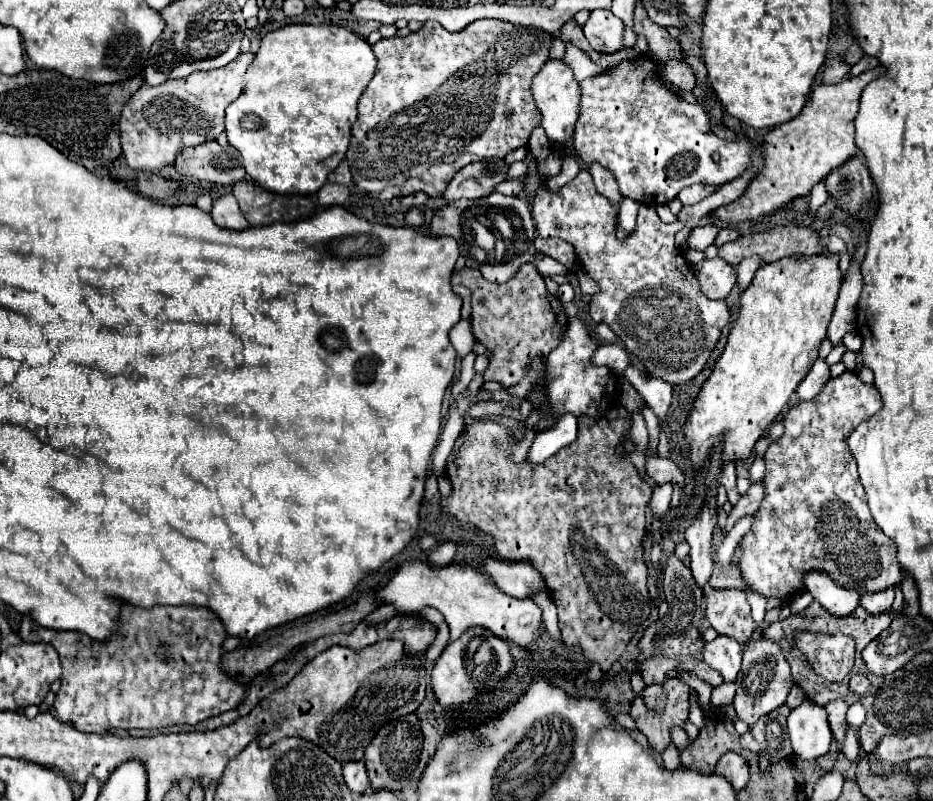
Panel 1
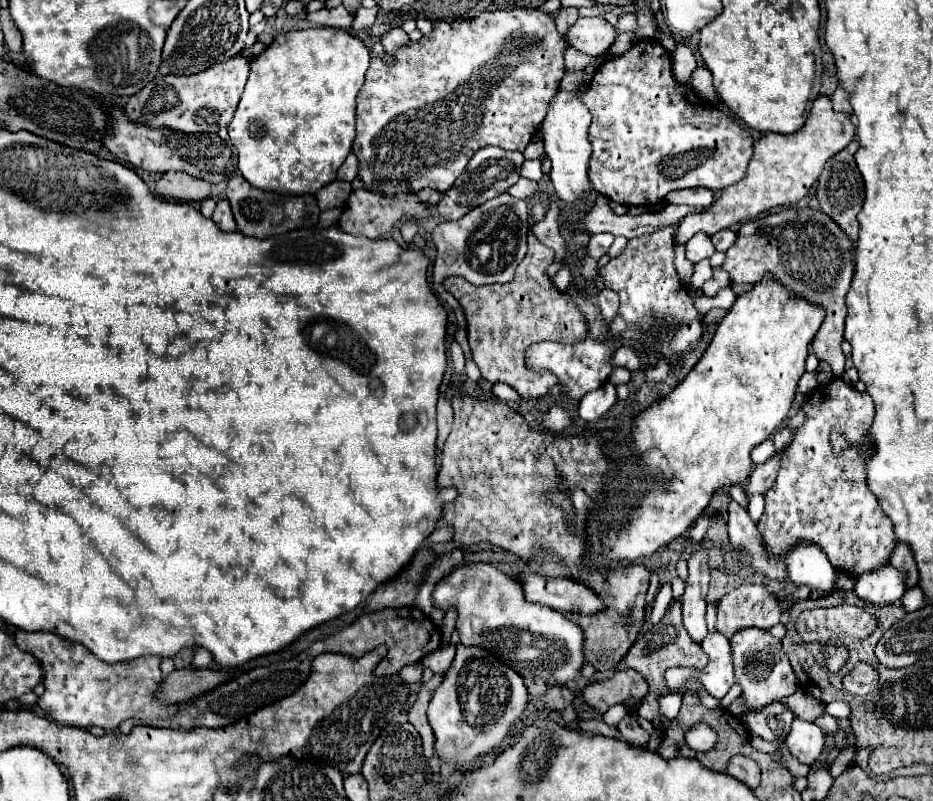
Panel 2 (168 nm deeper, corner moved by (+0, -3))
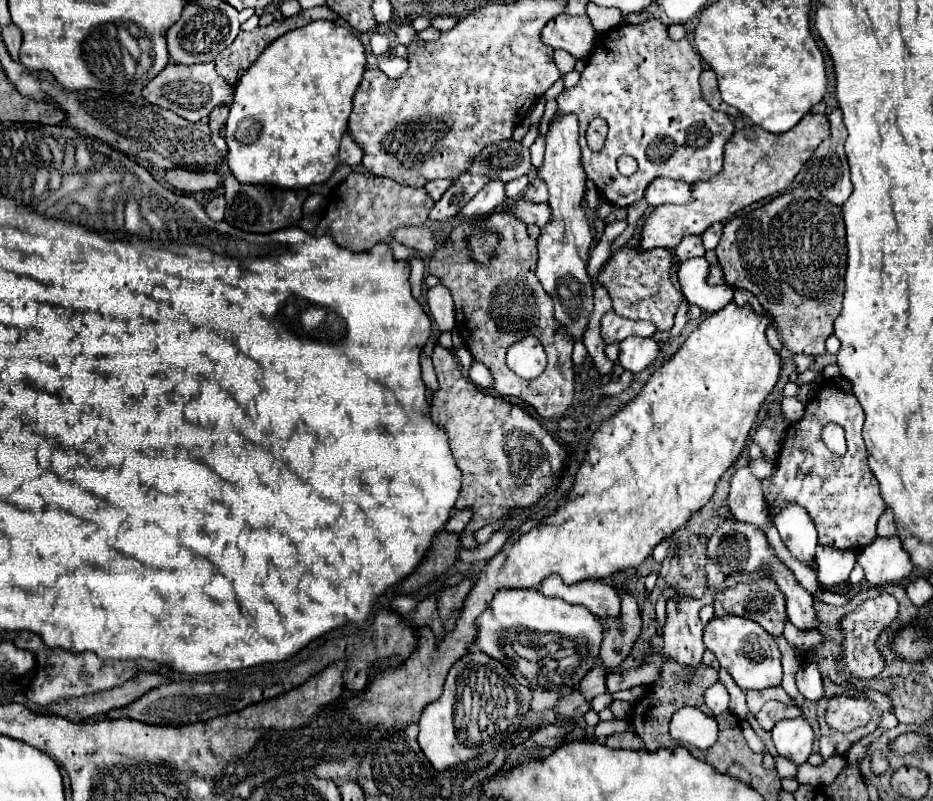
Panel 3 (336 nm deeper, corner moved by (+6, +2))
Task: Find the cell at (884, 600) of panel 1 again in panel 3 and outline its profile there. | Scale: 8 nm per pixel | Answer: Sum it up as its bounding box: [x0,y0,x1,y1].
[858,538,912,586]

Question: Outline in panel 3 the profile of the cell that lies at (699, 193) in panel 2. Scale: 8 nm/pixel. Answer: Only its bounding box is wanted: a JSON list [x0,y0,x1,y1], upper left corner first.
[644,178,692,206]

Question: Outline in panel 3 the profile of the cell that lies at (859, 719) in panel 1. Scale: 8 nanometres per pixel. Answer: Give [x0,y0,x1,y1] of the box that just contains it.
[796,664,824,702]

